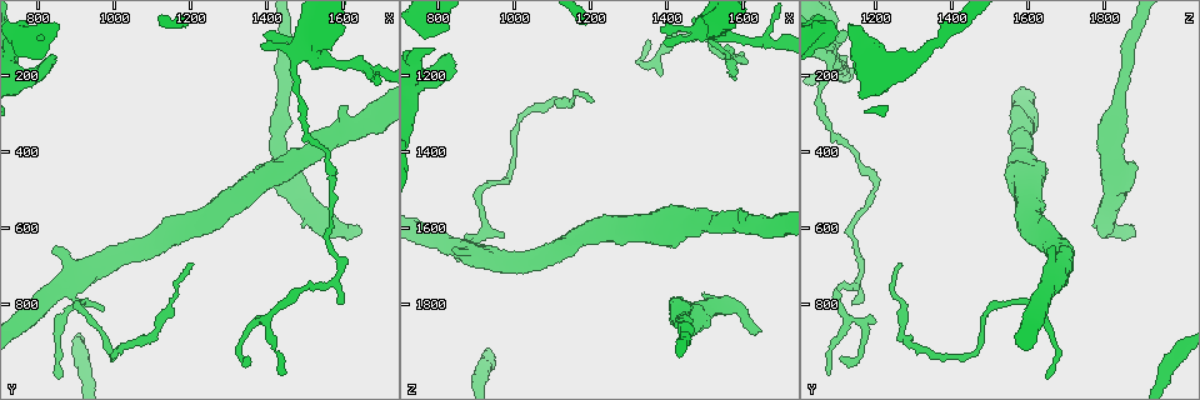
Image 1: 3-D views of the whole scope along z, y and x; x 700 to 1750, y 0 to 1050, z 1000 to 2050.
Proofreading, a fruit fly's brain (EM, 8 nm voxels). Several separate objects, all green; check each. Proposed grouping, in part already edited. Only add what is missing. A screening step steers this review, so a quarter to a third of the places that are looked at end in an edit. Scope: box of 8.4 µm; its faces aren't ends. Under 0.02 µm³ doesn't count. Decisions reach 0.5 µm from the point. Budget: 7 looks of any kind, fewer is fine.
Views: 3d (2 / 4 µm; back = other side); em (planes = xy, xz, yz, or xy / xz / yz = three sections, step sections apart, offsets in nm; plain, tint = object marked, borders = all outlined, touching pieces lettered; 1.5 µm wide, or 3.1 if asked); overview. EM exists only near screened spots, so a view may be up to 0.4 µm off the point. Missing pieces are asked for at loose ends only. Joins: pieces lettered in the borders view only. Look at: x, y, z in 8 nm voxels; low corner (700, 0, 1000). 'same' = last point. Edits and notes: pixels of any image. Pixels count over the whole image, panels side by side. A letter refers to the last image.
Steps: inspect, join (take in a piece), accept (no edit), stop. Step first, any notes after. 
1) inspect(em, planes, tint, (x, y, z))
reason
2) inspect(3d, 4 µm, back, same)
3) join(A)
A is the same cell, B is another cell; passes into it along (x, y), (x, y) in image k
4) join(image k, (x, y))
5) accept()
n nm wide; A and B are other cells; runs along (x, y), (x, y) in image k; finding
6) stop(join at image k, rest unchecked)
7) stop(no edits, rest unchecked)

inspect(3d, 2 µm, (1640, 590, 1865))

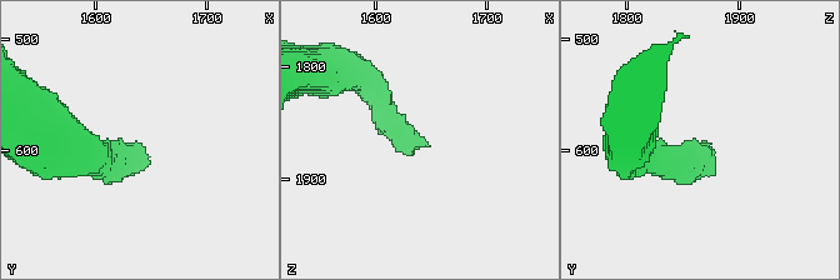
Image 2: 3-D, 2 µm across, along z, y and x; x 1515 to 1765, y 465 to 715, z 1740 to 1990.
inspect(em, planes, borders, (1646, 598, 1874))
shape alone is not enough

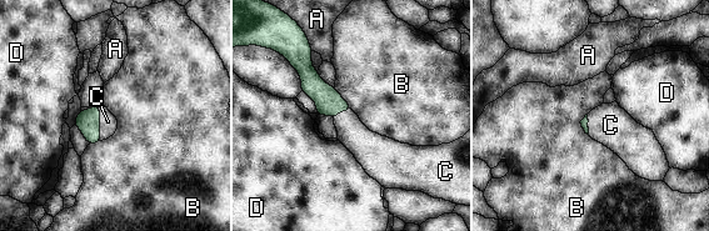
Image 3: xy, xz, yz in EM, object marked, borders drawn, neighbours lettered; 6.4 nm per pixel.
join(C)
C is the same cell, A, B and D are other cells; passes into it along (88, 121), (99, 124), (108, 121) in image 3; it goes on there

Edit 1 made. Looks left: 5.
inspect(overview)
redraw

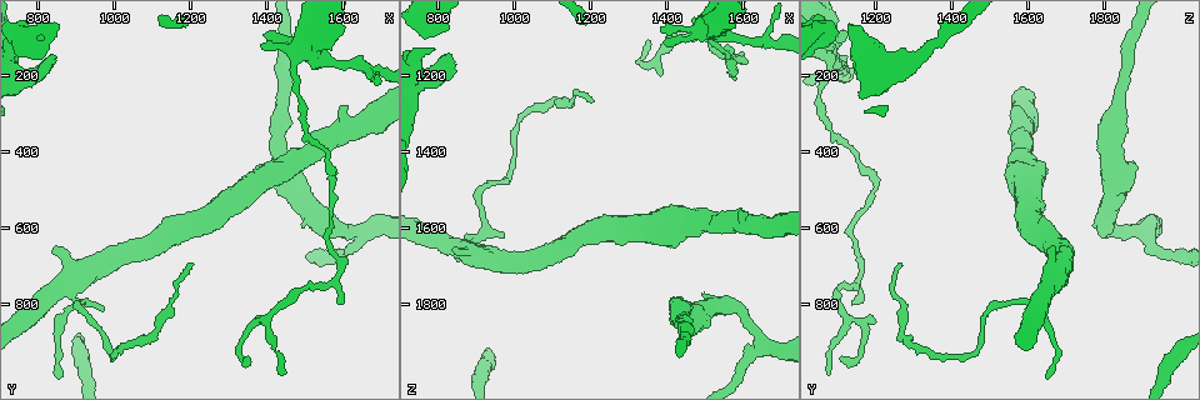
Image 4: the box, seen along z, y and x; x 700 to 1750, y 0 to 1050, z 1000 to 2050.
inspect(em, planes, borders, (1615, 275, 1560))
branch stops here

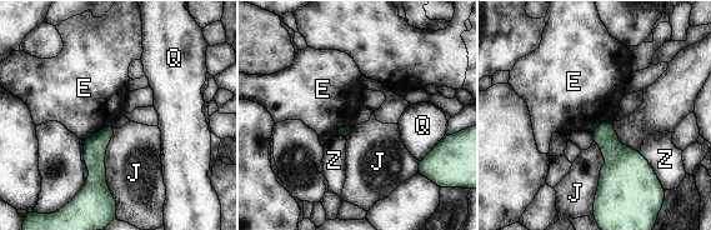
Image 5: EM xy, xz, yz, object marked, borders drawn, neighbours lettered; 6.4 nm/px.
accept()
J touches over 500 nm; E, J, Q and Z are other cells; border along (114, 125), (100, 129), (85, 140) in image 5; none of them fits

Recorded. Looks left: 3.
inspect(em, planes, borders, (785, 70, 1130))
free end

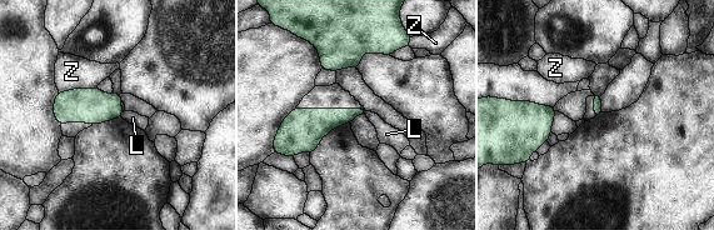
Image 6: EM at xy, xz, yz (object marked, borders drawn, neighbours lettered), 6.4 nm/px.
accept()
Z touches over 260 nm; L and Z are other cells; border along (124, 111), (120, 116) in image 6; no lettered piece goes on from it

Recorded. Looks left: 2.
stop(join at image 3, rest unchecked)

